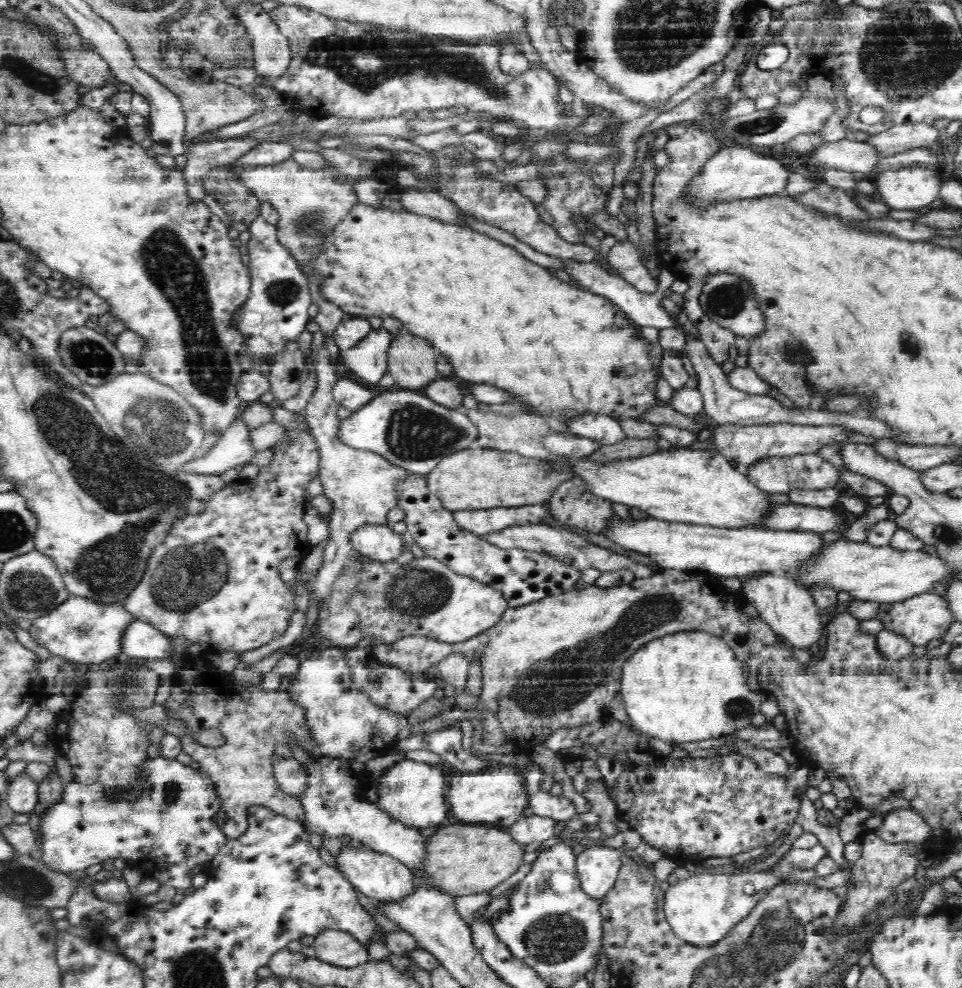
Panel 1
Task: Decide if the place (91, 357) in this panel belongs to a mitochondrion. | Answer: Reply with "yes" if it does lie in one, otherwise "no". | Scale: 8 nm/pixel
yes

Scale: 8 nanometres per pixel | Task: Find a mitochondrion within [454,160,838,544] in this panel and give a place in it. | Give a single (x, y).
(728, 299)

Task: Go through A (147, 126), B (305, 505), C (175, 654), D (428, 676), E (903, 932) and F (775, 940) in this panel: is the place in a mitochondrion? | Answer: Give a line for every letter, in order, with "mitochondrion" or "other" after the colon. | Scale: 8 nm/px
A: other
B: other
C: other
D: other
E: other
F: mitochondrion

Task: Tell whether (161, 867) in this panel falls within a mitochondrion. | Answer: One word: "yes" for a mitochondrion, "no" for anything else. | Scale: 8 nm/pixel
no

